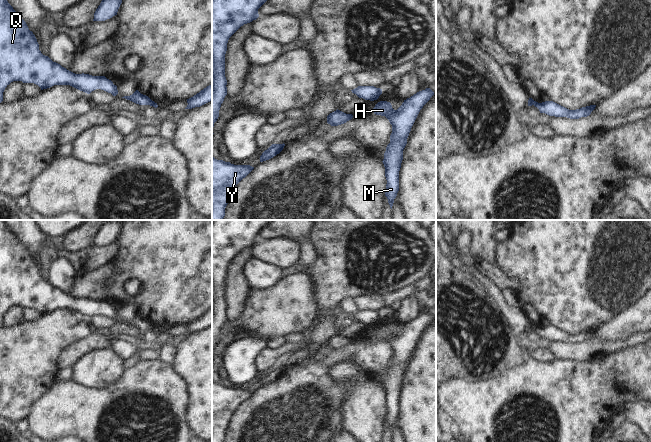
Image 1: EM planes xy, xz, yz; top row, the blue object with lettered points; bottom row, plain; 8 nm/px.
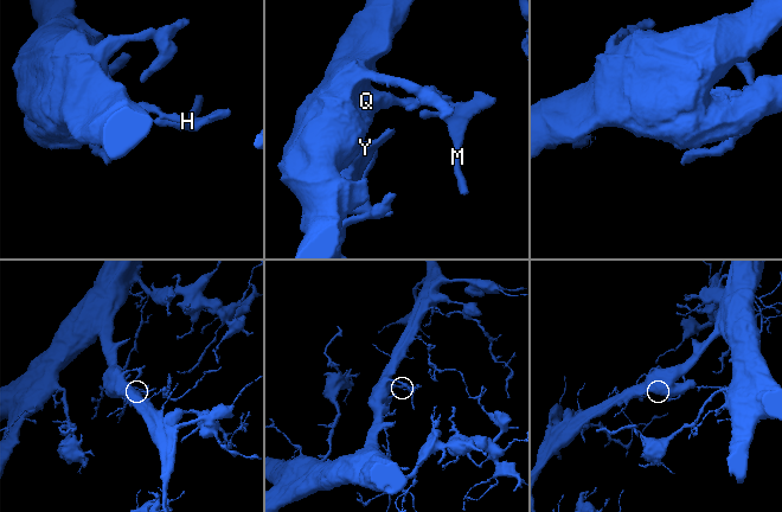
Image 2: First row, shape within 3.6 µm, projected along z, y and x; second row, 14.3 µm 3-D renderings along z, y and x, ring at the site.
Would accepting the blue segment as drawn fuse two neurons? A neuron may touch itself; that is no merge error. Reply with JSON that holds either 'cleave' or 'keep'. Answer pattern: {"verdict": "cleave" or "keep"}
{"verdict": "cleave"}

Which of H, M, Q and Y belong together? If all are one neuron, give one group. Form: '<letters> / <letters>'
H M / Q Y

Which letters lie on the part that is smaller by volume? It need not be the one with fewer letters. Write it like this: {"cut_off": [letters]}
{"cut_off": ["H", "M"]}

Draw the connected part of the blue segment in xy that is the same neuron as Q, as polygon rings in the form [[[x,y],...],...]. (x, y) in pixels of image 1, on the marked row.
[[[0,0],[0,103],[3,101],[5,88],[13,81],[34,83],[41,90],[54,85],[70,85],[87,94],[96,89],[104,90],[113,96],[118,94],[117,86],[105,76],[75,74],[43,55],[35,35],[29,30],[26,22],[7,0]]]

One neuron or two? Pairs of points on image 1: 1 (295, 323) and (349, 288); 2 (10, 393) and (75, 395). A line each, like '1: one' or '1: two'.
1: two
2: two

